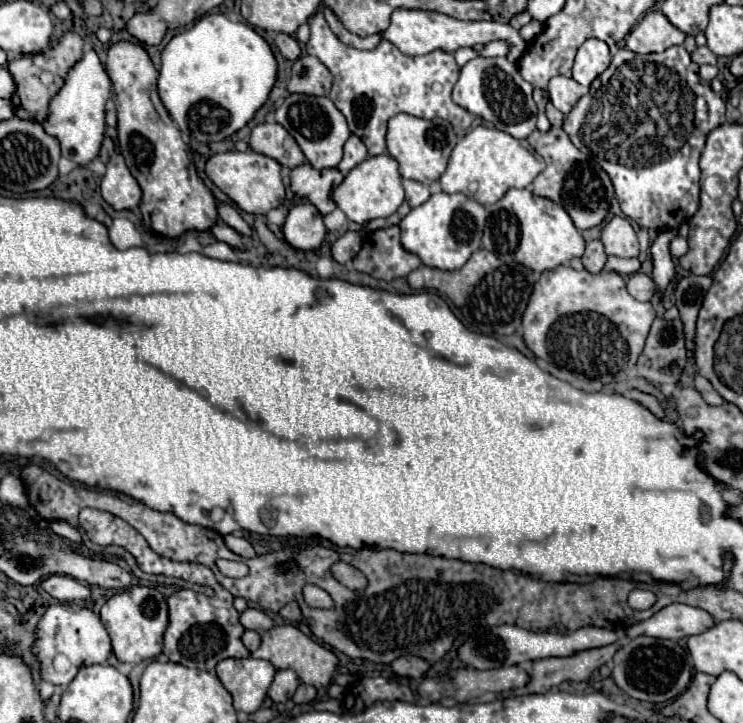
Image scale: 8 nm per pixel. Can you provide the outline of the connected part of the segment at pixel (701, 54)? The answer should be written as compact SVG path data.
M703 46L703 48L695 48L695 52L691 52L691 60L695 62L695 64L717 64L717 58L715 58L715 54L707 48L707 46Z

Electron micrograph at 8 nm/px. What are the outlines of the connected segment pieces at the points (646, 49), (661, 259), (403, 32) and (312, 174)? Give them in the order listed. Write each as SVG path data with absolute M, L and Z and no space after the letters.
M647 12L643 20L627 36L625 48L637 54L663 52L669 46L683 44L685 38L687 36L679 28L675 28L663 12Z
M661 230L651 242L651 262L653 262L653 280L657 286L665 288L673 278L673 256L669 252L671 240L677 236L677 230Z
M397 8L397 12L393 12L391 16L391 24L385 32L381 32L383 40L389 40L391 44L395 44L403 54L407 56L421 56L421 54L429 54L437 48L447 50L447 52L455 52L461 46L473 46L473 44L487 44L491 40L507 40L511 42L511 52L507 54L507 58L511 62L517 62L527 48L527 42L519 36L519 32L515 28L511 28L511 24L501 24L501 22L485 22L485 20L477 20L477 22L463 22L439 12L429 12L429 10L405 10L405 8Z
M301 164L297 168L293 168L289 172L291 178L291 190L301 196L307 198L313 206L317 206L317 210L325 216L331 210L335 210L335 202L331 198L333 188L343 182L343 174L337 168L323 168L323 170L315 170L311 164Z

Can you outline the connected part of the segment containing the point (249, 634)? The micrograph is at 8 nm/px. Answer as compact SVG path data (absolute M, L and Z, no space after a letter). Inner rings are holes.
M245 630L245 634L243 634L243 644L245 644L245 648L247 648L249 652L253 652L253 650L259 648L261 636L259 636L257 632L253 632L253 630Z

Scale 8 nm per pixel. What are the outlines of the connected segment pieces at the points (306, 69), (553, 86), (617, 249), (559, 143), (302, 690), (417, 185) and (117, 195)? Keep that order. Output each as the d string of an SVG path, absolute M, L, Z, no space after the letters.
M303 54L295 60L291 68L291 80L287 84L287 90L297 94L327 96L331 90L331 82L333 76L325 68L325 64L321 64L321 60L317 60L315 56Z
M555 76L549 82L549 96L551 102L557 110L561 110L563 114L569 114L571 108L575 106L575 102L585 96L589 92L589 88L581 86L579 82L575 82L573 78L565 78L565 76Z
M613 216L609 224L601 230L601 242L605 252L619 258L635 258L639 256L639 242L637 234L627 218Z
M551 128L549 132L535 130L527 138L527 142L535 148L537 154L543 156L547 164L545 170L533 180L533 194L551 198L557 204L561 204L579 230L587 230L601 224L601 220L609 212L609 204L615 194L613 184L609 176L605 174L605 170L593 160L589 160L581 150L577 150L571 144L569 136L563 132L563 128Z
M301 684L293 696L293 702L295 704L305 704L305 702L311 702L315 698L317 690L313 686L307 686L307 684Z
M403 180L403 188L405 188L405 200L409 202L411 208L427 202L431 196L429 188L421 182L415 182L415 180Z
M115 154L107 162L107 172L101 180L101 194L115 210L133 210L139 206L141 188L121 154Z

